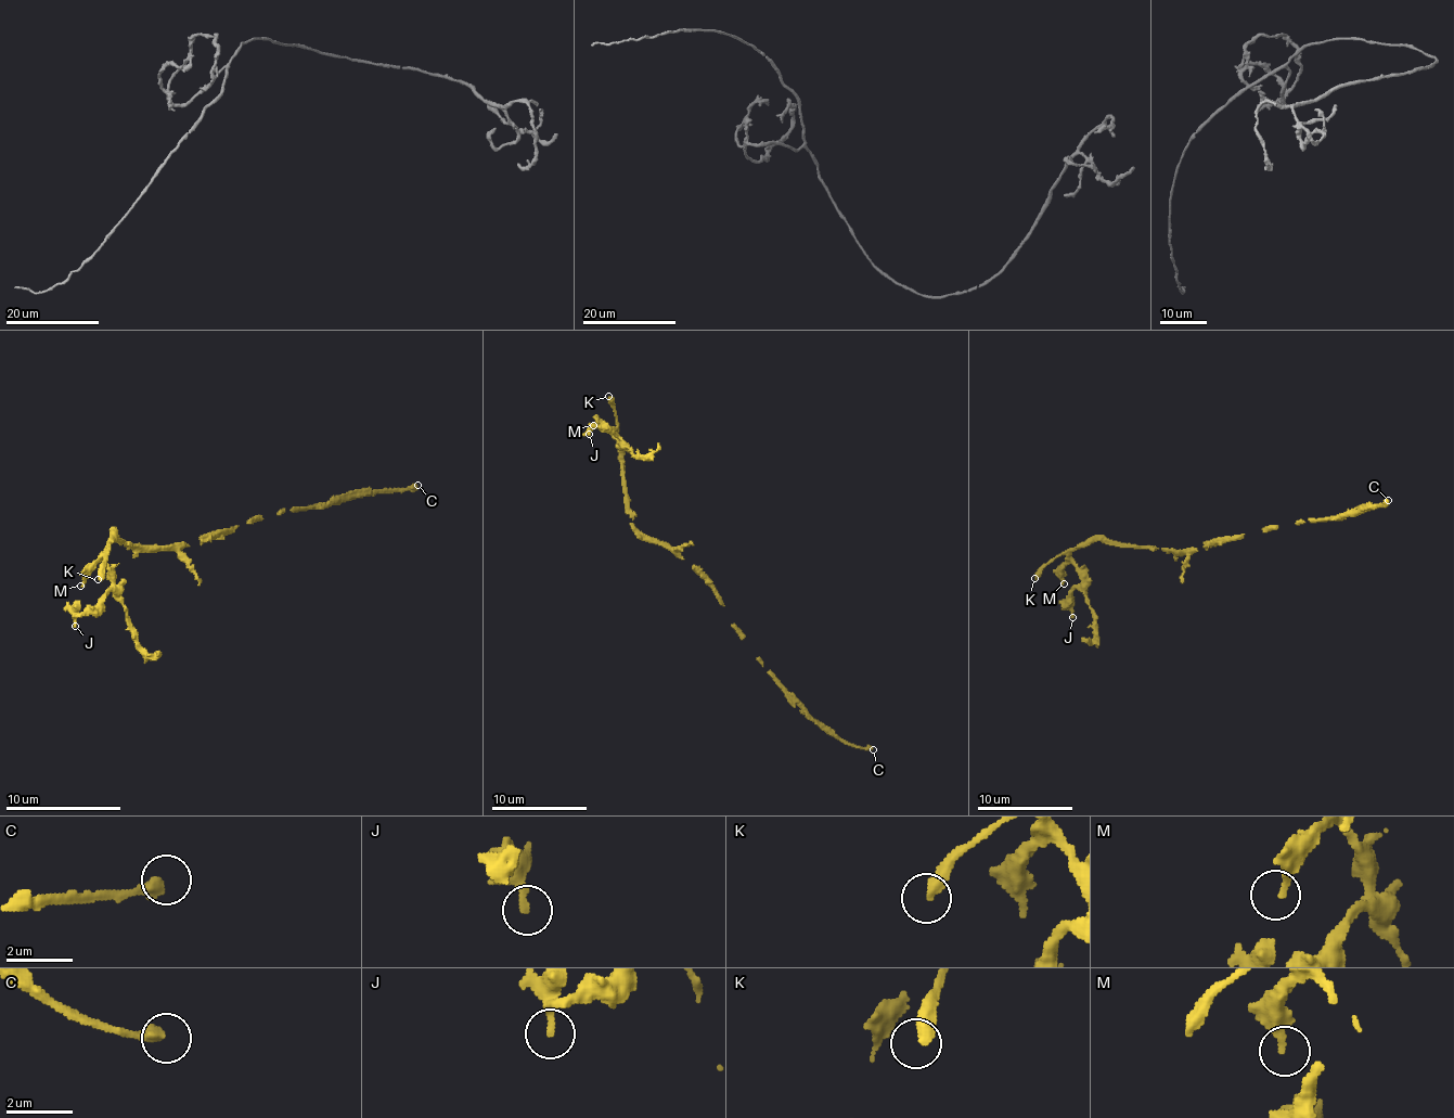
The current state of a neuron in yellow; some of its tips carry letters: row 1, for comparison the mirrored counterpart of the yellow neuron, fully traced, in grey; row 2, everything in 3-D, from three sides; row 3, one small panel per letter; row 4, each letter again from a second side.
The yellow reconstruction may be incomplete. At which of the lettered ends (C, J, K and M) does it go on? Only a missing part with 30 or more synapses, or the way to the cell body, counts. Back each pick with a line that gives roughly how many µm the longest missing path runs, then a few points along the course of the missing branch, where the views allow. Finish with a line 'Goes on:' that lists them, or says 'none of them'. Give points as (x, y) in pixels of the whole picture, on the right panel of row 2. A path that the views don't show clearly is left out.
J: about 25 µm are missing; missing branch runs (1072, 617), (1072, 635), (1084, 643), (1123, 683), (1137, 681), (1137, 581)
Goes on: J

